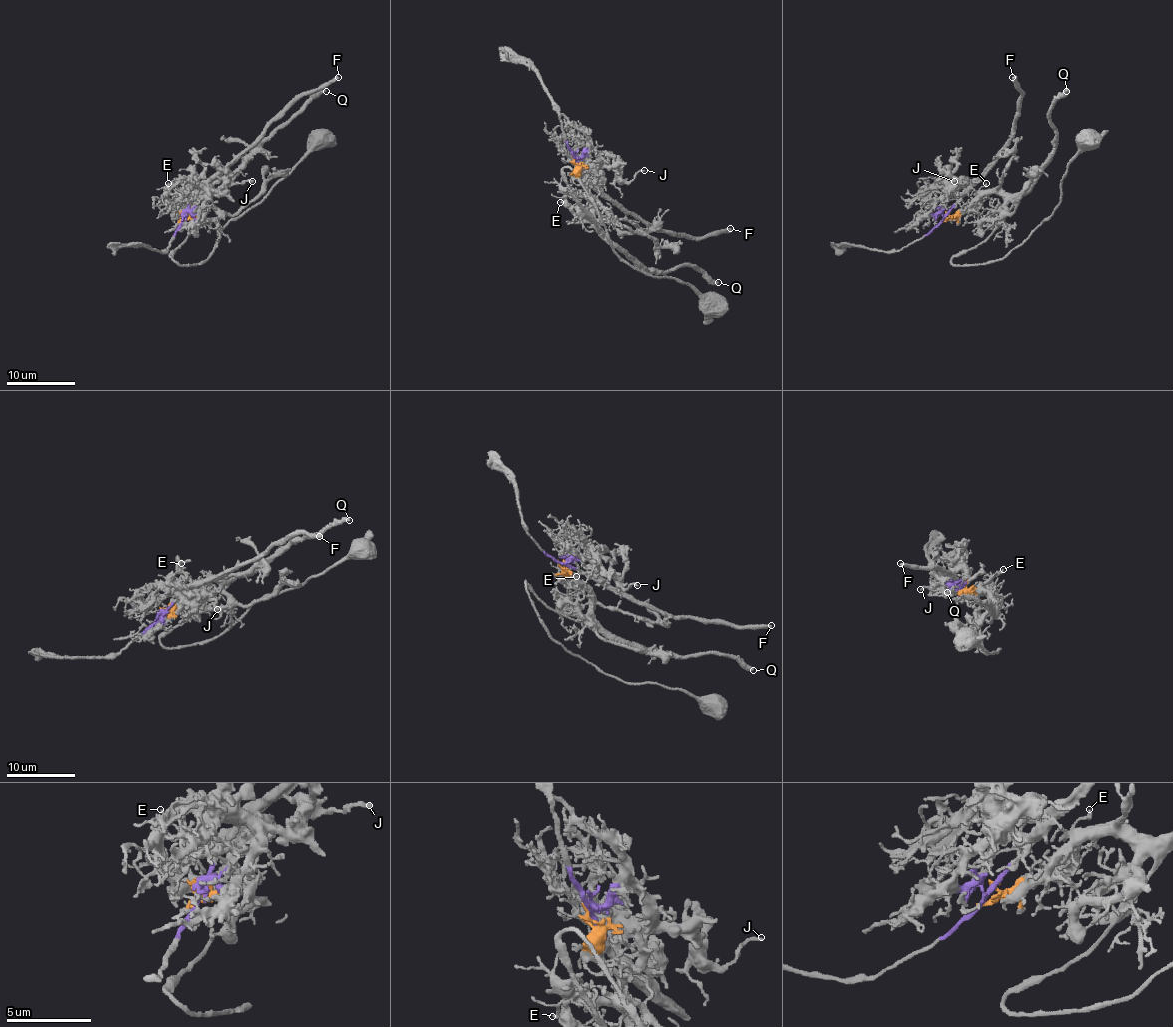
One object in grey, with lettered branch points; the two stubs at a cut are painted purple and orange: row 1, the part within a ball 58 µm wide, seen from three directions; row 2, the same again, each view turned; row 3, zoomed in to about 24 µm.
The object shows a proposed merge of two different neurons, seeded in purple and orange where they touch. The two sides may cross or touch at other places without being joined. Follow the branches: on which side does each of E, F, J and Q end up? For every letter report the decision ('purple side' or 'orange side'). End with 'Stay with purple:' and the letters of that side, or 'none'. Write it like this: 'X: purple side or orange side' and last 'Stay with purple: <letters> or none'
E: orange side
F: purple side
J: purple side
Q: orange side
Stay with purple: F, J

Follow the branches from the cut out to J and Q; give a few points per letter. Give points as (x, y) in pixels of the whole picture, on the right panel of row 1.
J: (941, 222), (943, 215), (940, 208), (946, 205), (946, 194), (965, 184), (953, 180)
Q: (941, 222), (962, 215), (983, 196), (1019, 194), (1027, 186), (1053, 148), (1050, 108), (1067, 91)

